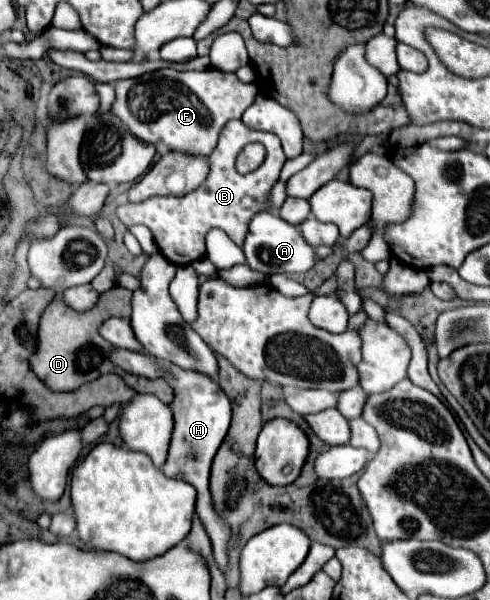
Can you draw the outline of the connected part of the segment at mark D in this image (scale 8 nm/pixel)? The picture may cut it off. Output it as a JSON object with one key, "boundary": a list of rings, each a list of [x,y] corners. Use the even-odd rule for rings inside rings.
{"boundary":[[[119,285],[111,287],[109,291],[103,293],[103,297],[97,301],[95,307],[91,307],[83,313],[71,309],[63,299],[61,301],[55,299],[41,315],[37,353],[29,361],[35,375],[39,379],[43,379],[45,385],[53,391],[75,391],[83,383],[93,381],[105,373],[117,373],[125,379],[125,383],[129,387],[137,389],[137,393],[151,393],[151,395],[157,395],[163,403],[171,403],[173,389],[165,379],[145,379],[145,377],[125,373],[123,369],[117,369],[117,365],[113,365],[109,361],[109,353],[111,353],[113,345],[99,335],[99,327],[109,317],[129,317],[131,315],[131,295],[133,293],[125,287],[119,287]]]}

